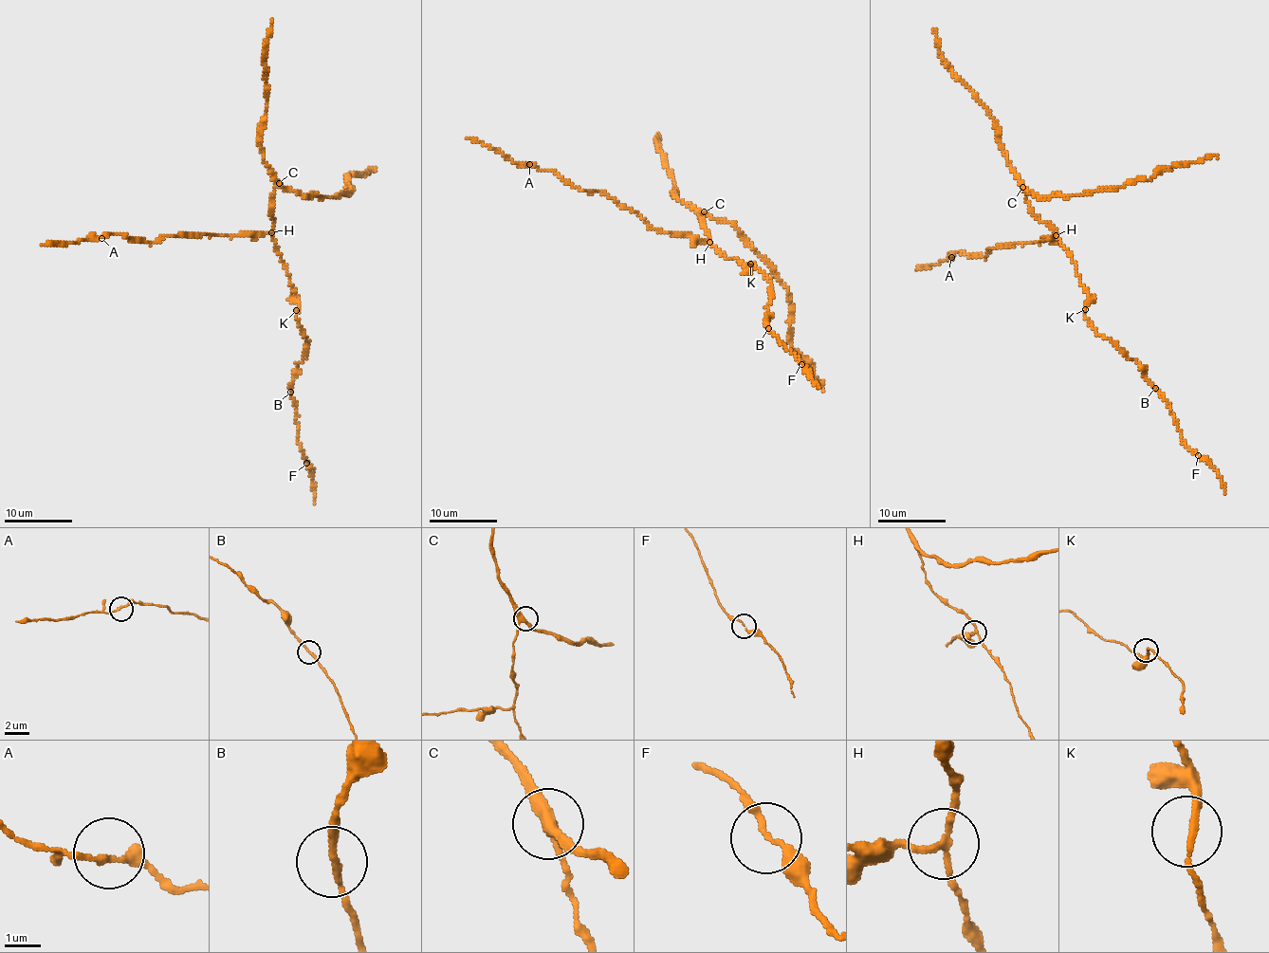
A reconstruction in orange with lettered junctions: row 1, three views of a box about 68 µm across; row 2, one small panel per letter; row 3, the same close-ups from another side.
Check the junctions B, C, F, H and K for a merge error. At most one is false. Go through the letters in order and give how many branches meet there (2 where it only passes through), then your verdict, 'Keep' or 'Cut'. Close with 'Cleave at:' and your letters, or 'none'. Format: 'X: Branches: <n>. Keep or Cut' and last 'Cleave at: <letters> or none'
B: Branches: 2. Keep
C: Branches: 3. Keep
F: Branches: 2. Keep
H: Branches: 3. Cut
K: Branches: 2. Keep
Cleave at: H

